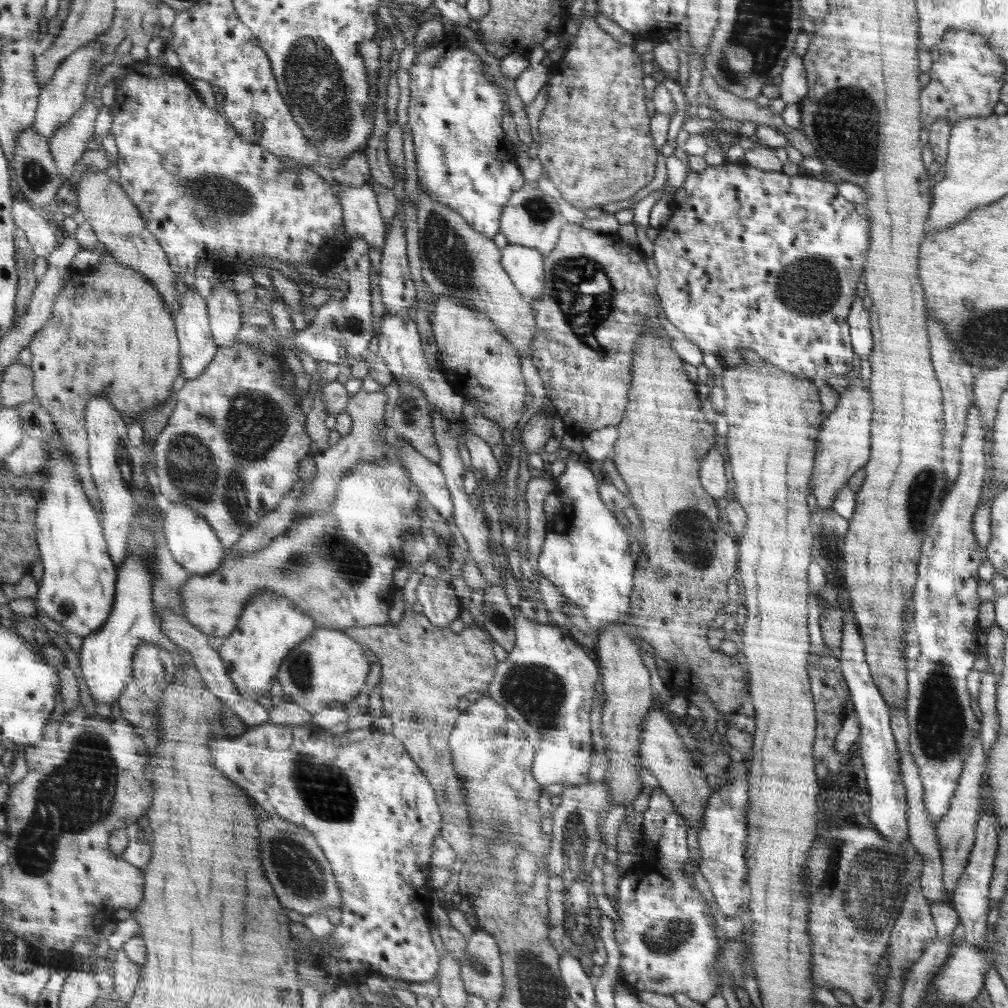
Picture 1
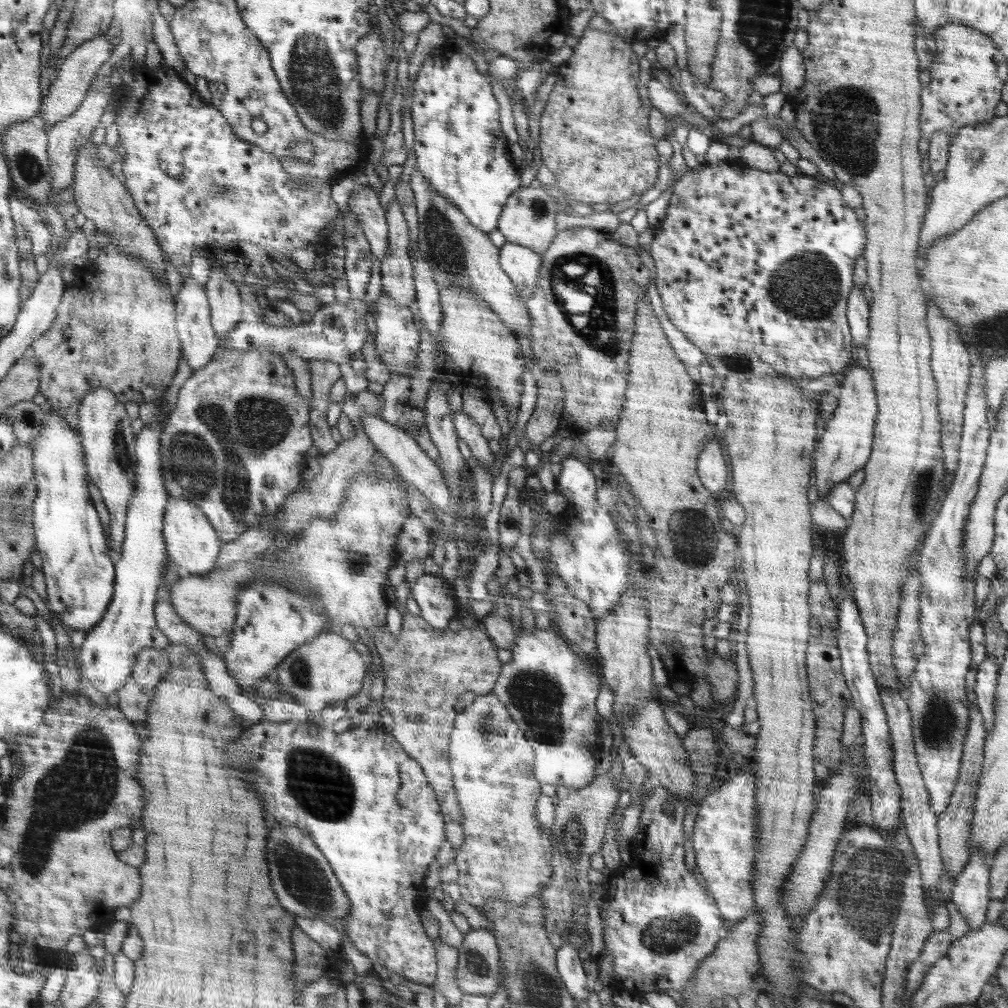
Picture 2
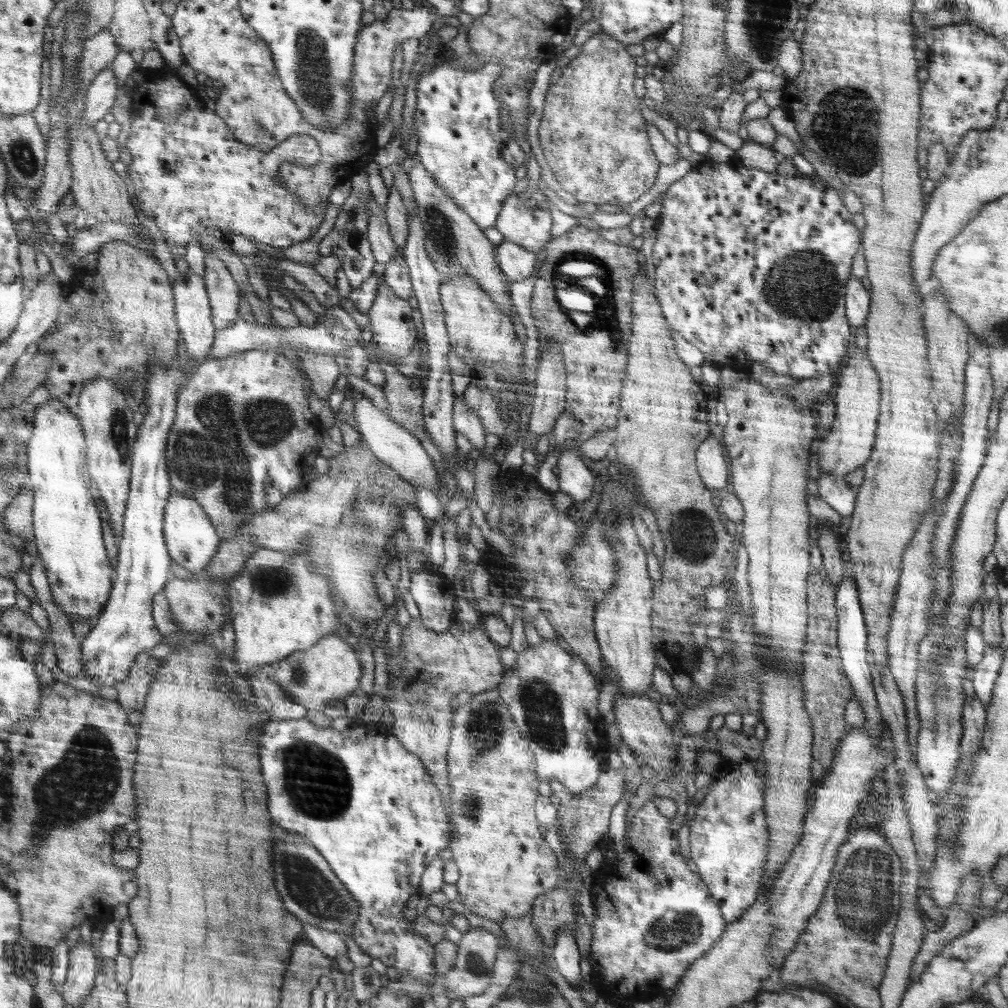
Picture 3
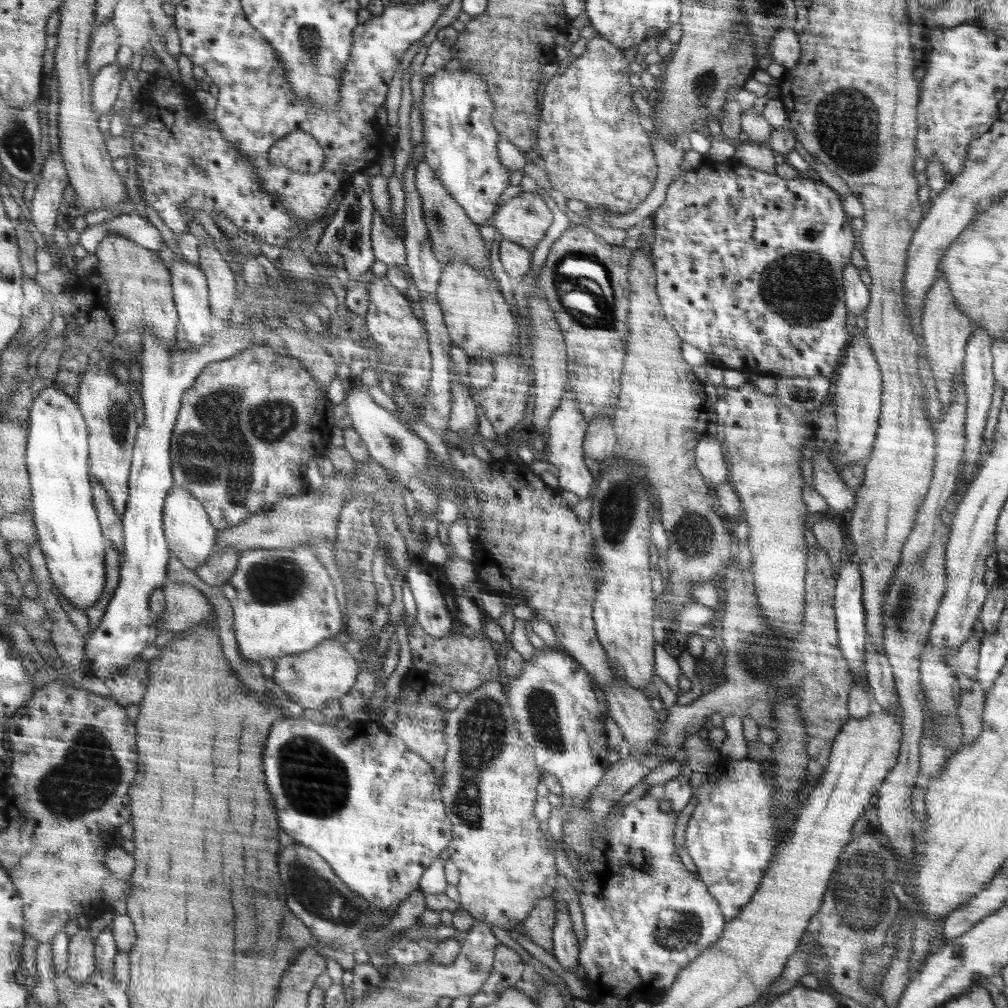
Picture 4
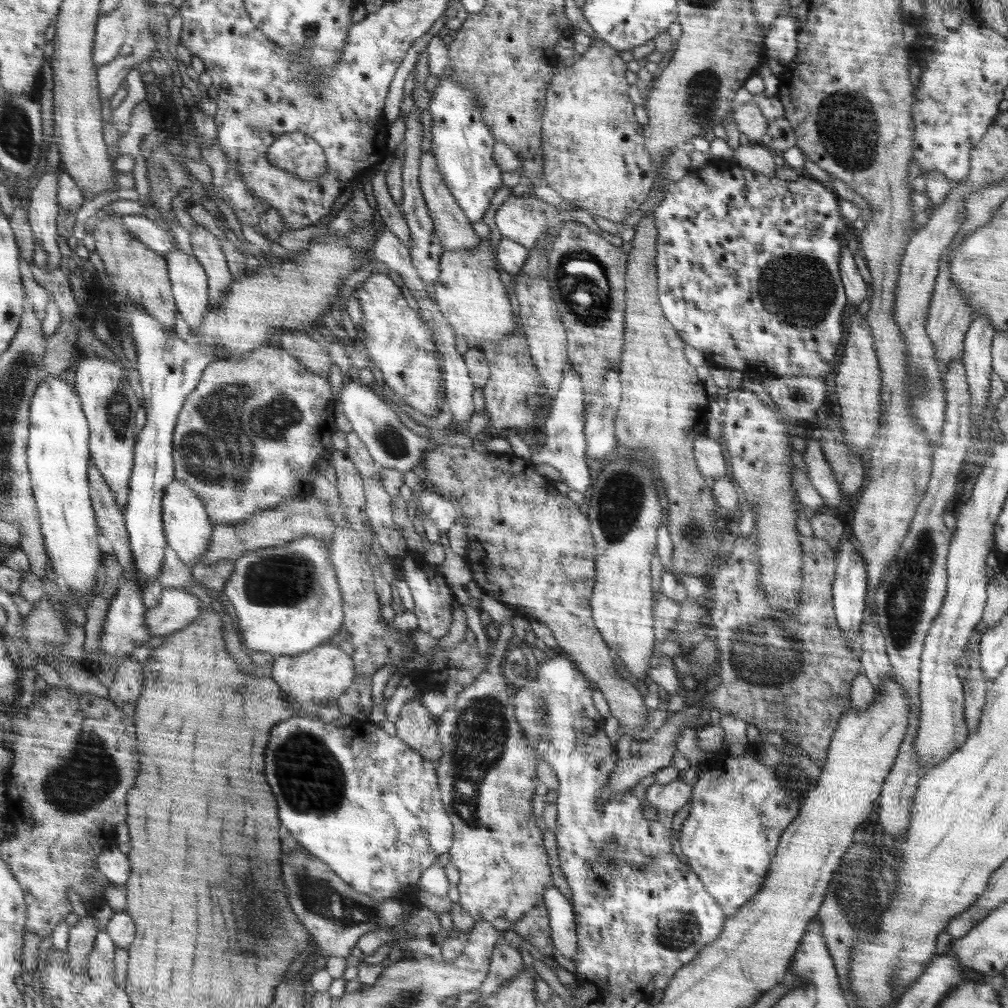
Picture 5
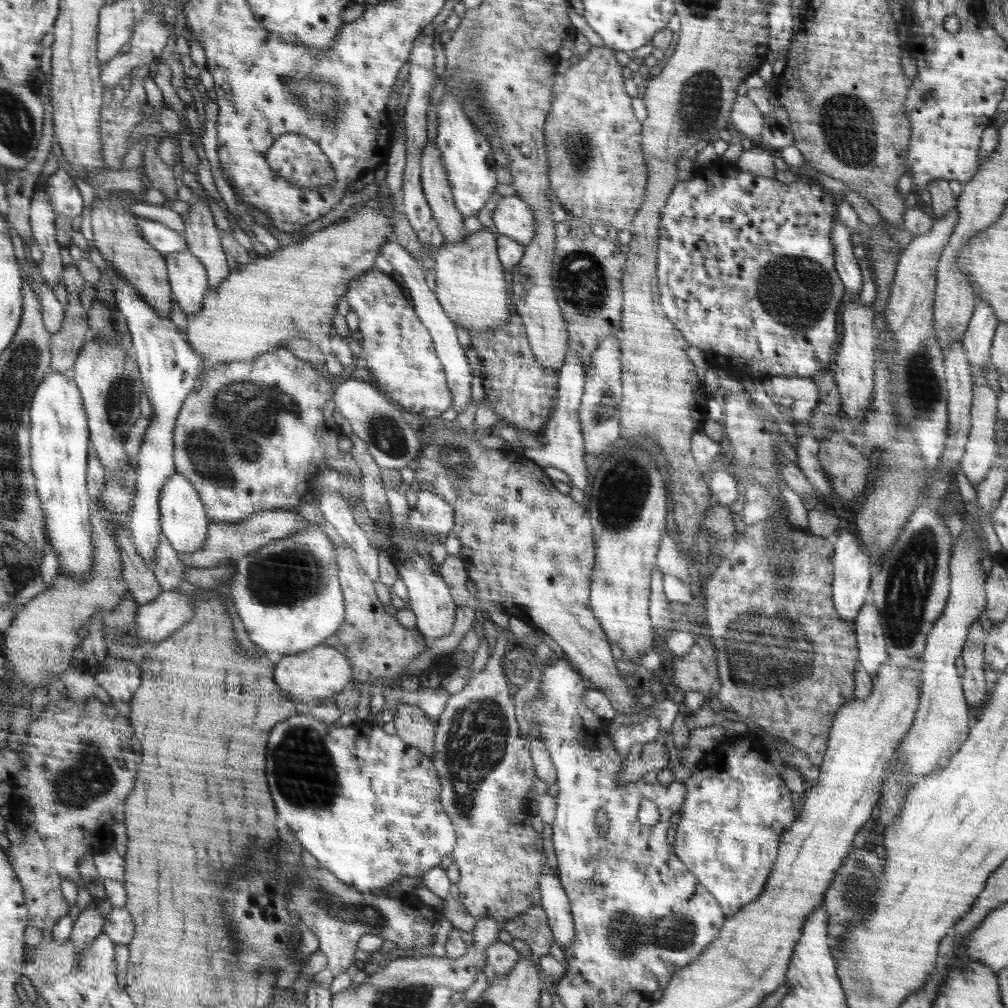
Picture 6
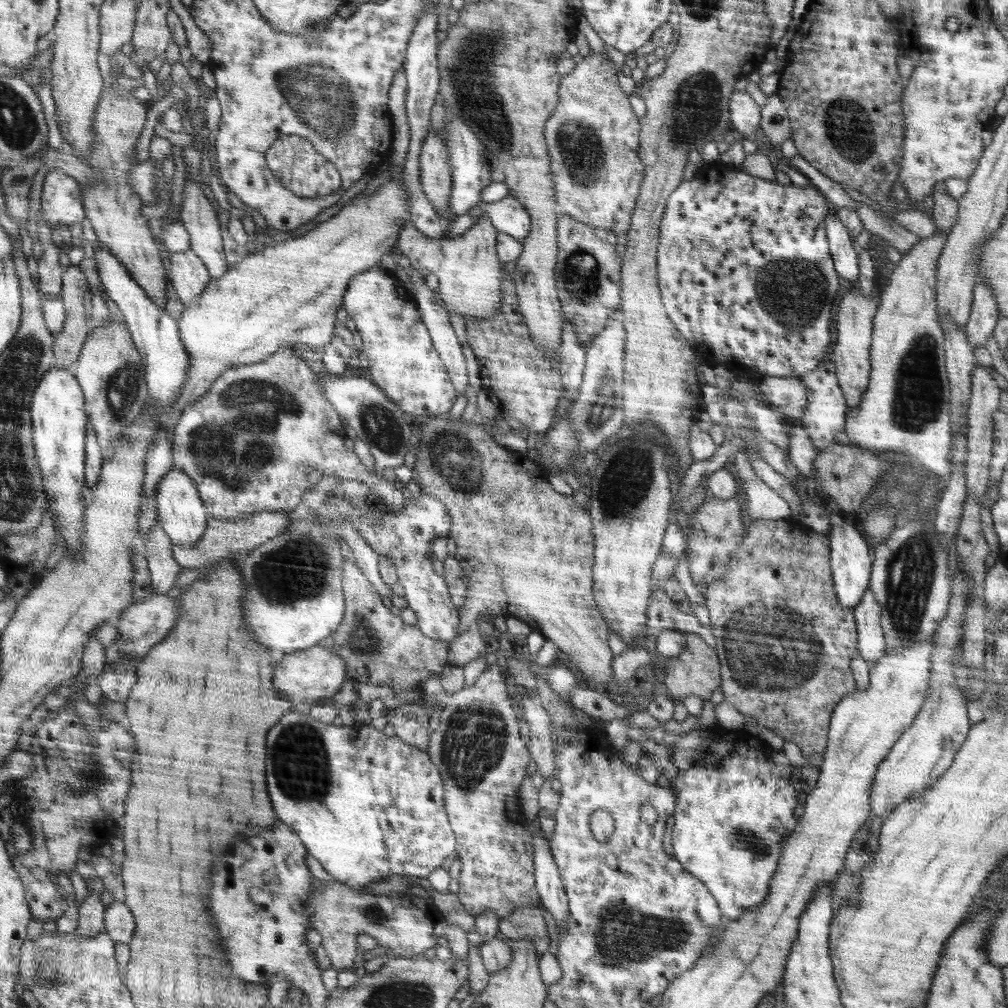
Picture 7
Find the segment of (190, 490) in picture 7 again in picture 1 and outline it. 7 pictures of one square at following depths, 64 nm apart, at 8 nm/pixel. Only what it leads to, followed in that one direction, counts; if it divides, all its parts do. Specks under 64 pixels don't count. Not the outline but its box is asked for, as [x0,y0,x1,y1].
[166,503,227,575]

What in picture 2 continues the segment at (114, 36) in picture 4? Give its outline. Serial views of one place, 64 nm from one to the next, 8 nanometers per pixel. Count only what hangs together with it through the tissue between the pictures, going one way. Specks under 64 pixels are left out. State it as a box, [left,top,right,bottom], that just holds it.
[42,36,115,133]

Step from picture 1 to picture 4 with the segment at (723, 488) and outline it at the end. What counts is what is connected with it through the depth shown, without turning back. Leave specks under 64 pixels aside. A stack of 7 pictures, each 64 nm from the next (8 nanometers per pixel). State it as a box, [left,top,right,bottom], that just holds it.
[697,437,729,486]

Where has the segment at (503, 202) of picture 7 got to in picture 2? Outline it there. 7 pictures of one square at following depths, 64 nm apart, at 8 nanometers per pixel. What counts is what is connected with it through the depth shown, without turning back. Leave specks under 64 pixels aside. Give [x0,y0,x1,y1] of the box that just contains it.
[497,186,556,253]

